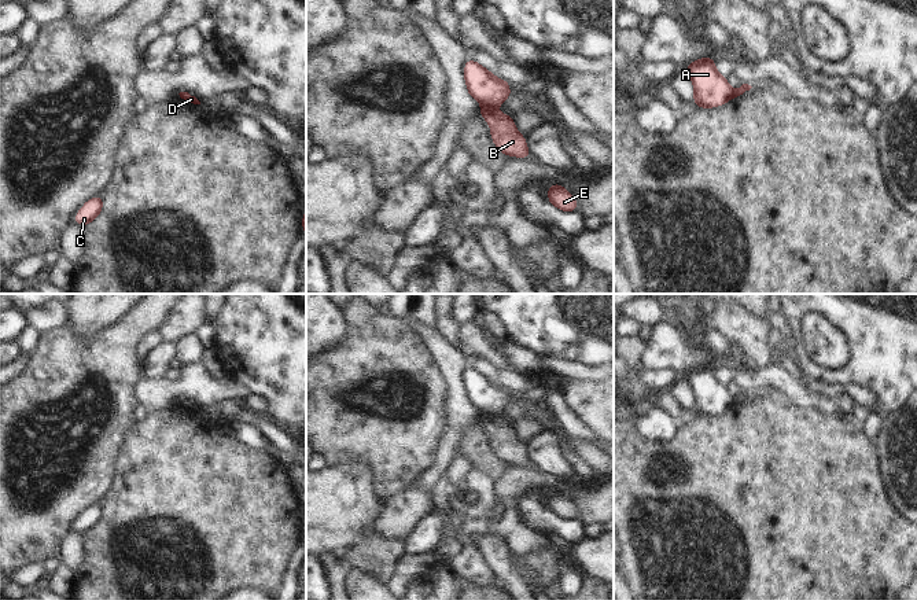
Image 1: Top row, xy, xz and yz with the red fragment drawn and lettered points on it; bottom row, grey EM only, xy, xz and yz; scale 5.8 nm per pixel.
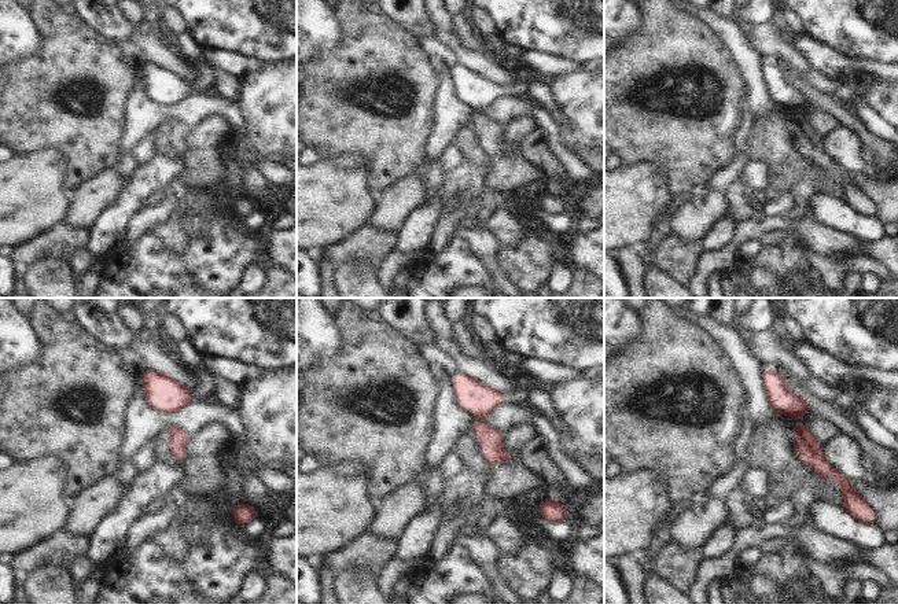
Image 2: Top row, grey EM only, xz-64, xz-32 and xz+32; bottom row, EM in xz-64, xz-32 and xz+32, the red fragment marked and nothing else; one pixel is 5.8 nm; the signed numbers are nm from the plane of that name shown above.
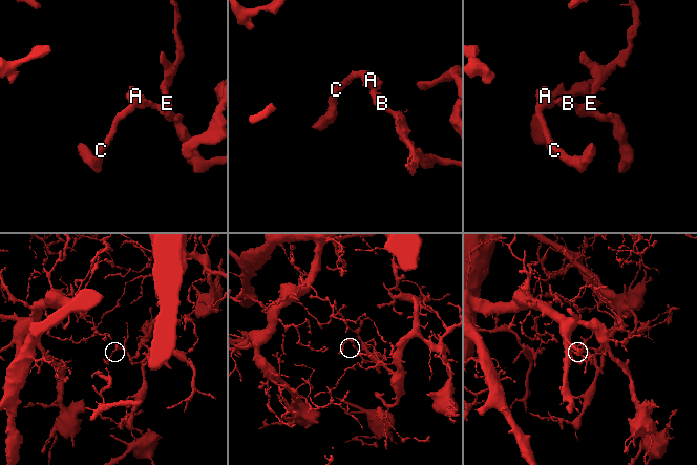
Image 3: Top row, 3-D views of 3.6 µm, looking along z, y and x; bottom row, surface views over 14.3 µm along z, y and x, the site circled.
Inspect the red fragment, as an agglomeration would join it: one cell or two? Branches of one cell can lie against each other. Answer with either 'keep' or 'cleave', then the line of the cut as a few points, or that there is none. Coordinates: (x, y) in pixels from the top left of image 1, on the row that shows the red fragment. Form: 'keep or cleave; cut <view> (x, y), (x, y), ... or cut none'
cleave; cut xz (483, 105), (493, 107)

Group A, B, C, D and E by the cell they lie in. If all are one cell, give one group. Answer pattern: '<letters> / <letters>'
A C D / B E

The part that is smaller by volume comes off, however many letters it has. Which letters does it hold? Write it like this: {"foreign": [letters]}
{"foreign": ["A", "C", "D"]}

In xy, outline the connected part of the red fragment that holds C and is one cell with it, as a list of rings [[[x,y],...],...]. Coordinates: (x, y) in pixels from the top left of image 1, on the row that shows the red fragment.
[[[93,196],[85,202],[81,210],[74,216],[73,222],[81,224],[82,227],[92,222],[103,209],[103,196]]]

